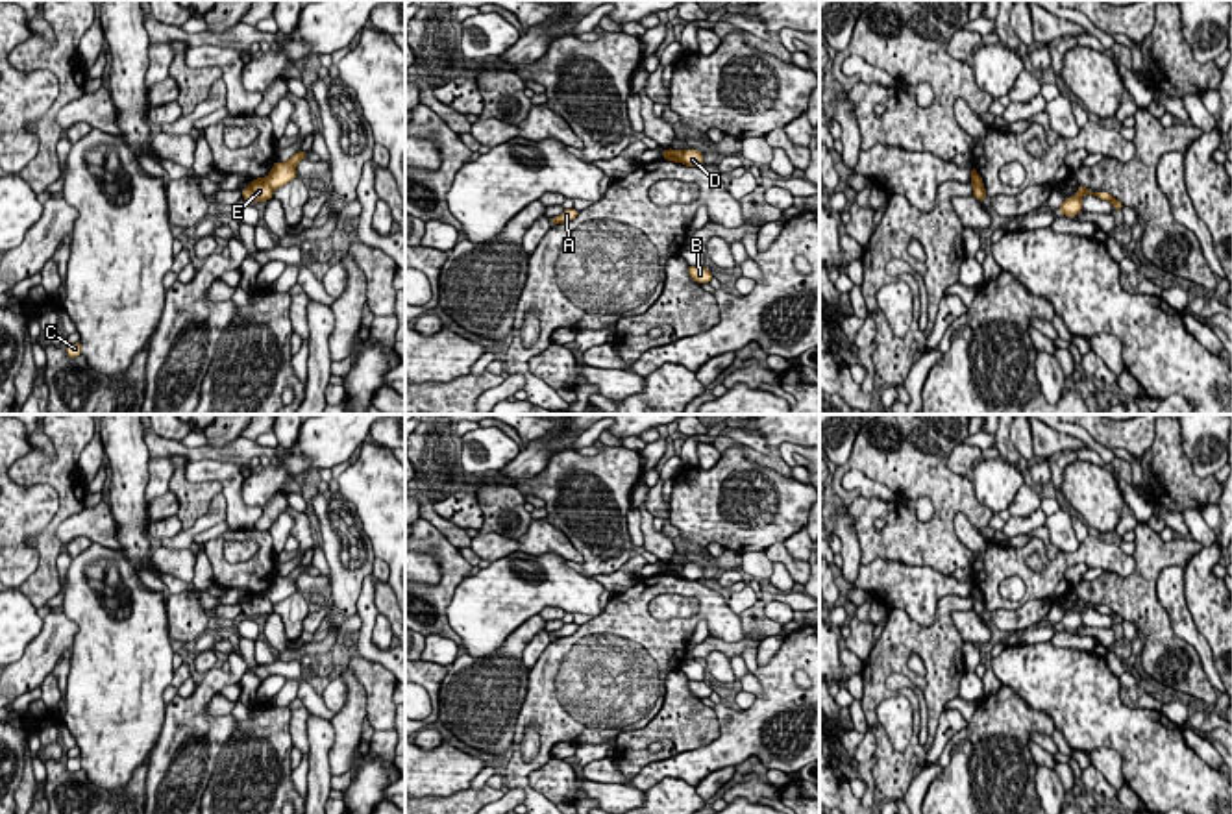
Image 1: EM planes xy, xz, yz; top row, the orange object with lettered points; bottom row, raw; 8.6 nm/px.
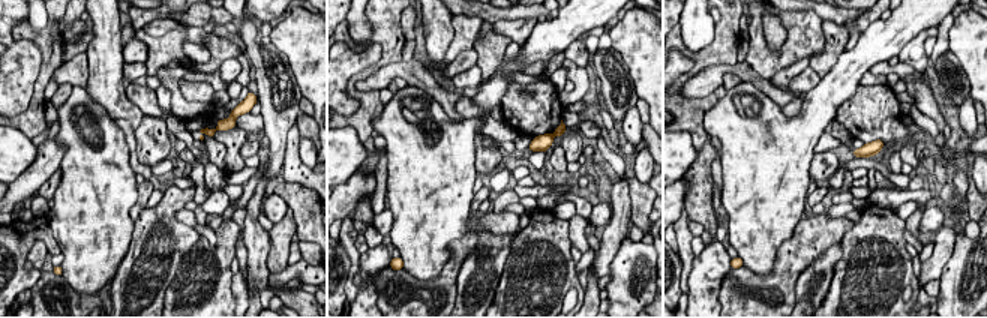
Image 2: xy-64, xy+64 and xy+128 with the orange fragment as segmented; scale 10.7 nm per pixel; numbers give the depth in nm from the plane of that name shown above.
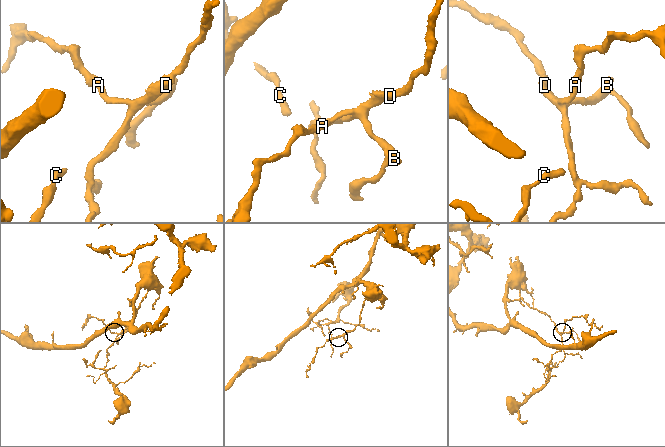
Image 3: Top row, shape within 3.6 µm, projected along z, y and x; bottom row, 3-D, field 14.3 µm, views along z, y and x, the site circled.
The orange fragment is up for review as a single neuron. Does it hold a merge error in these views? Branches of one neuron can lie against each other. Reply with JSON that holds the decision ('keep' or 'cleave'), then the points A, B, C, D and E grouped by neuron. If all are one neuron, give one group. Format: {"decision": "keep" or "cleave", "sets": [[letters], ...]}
{"decision": "cleave", "sets": [["A", "B", "C", "E"], ["D"]]}

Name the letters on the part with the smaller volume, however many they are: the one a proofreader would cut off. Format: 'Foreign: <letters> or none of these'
Foreign: A, B, C, E

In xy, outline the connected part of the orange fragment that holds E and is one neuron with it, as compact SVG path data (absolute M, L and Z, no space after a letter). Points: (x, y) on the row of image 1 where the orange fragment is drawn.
M266 178L252 179L250 185L242 191L242 196L248 204L266 202L274 198L272 187L268 185Z

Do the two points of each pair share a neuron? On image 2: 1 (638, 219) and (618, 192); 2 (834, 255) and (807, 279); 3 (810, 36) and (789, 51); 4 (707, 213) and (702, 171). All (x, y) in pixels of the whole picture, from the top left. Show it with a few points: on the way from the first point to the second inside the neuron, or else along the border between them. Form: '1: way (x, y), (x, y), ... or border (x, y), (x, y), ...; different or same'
1: border (623, 177), (627, 185), (630, 218); different
2: way (828, 261), (813, 276); same
3: way (806, 38), (794, 48); same
4: way (702, 203), (702, 182); same

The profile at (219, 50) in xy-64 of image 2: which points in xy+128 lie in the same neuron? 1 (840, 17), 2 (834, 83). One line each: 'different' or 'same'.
1: different
2: different

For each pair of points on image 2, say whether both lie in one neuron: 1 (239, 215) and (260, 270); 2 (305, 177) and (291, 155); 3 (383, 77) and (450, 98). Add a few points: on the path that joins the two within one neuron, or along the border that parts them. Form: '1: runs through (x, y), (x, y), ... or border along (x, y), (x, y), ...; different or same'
1: border along (243, 209), (243, 245), (248, 263); different
2: runs through (299, 171), (291, 161); same
3: runs through (399, 72), (413, 72), (434, 89); same

